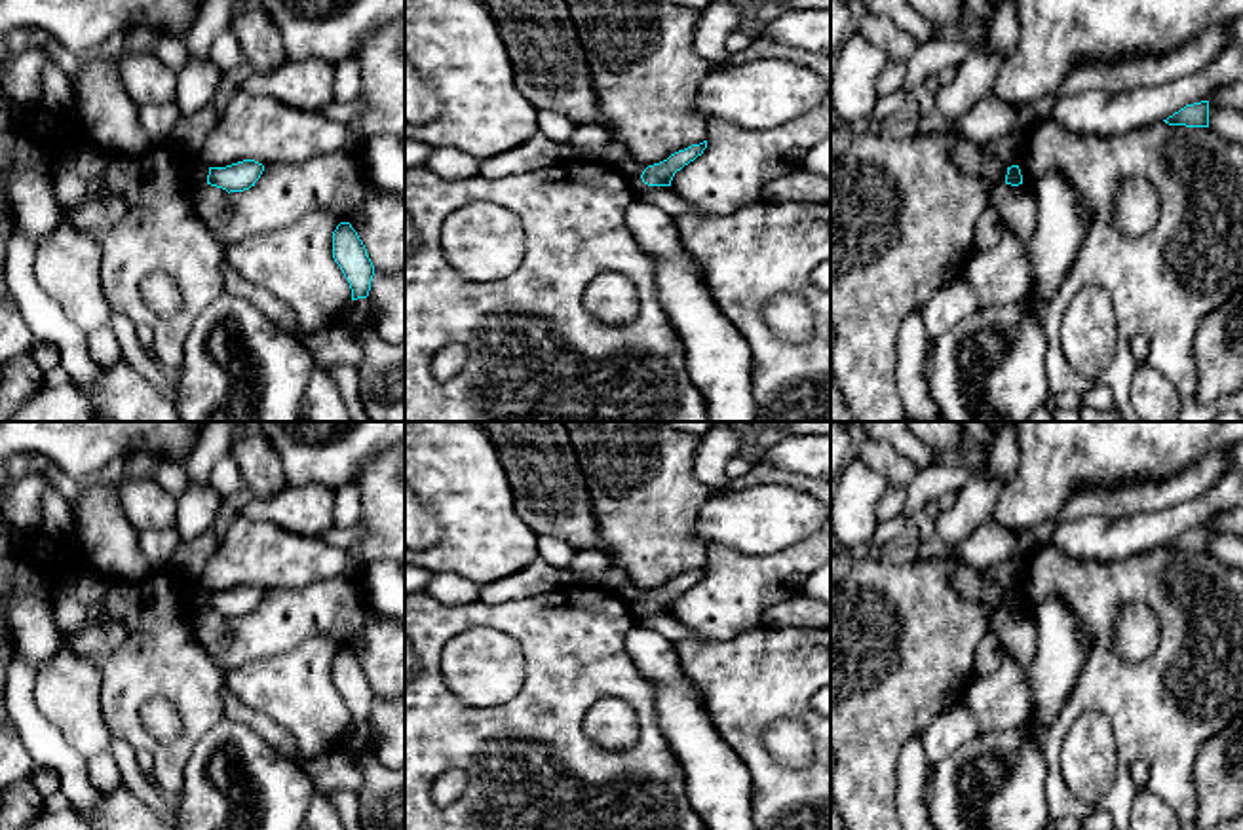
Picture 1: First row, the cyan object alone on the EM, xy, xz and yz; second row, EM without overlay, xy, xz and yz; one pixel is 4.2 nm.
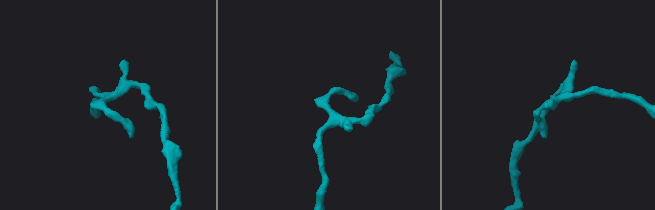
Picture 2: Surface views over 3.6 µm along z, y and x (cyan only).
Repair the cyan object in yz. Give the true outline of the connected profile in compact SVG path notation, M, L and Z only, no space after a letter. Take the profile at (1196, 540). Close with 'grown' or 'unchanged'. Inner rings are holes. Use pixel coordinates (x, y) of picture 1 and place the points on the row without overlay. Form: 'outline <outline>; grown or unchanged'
outline M1209 526L1186 530L1163 547L1169 551L1209 553Z; unchanged

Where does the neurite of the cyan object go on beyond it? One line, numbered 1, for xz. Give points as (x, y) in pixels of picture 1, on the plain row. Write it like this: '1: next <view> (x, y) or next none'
1: next none

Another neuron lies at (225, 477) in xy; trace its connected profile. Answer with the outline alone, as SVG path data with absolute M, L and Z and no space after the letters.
M224 456L211 471L209 484L222 496L232 496L243 488L243 477L232 456Z

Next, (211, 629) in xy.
M198 610L192 617L198 642L209 655L219 655L228 648L228 617L211 610Z

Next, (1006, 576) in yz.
M1021 553L1002 566L981 570L981 574L986 581L996 583L1004 591L1011 593L1019 587L1019 579L1023 575L1024 566L1026 566L1026 555Z

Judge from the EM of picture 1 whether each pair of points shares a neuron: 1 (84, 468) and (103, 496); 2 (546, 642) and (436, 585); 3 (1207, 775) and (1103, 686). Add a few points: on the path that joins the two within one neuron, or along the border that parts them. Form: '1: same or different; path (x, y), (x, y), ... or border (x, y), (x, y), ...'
1: different; border (94, 477), (90, 481)
2: different; border (424, 591), (449, 604), (478, 601)
3: different; border (1223, 728), (1204, 743), (1194, 766), (1196, 810)

